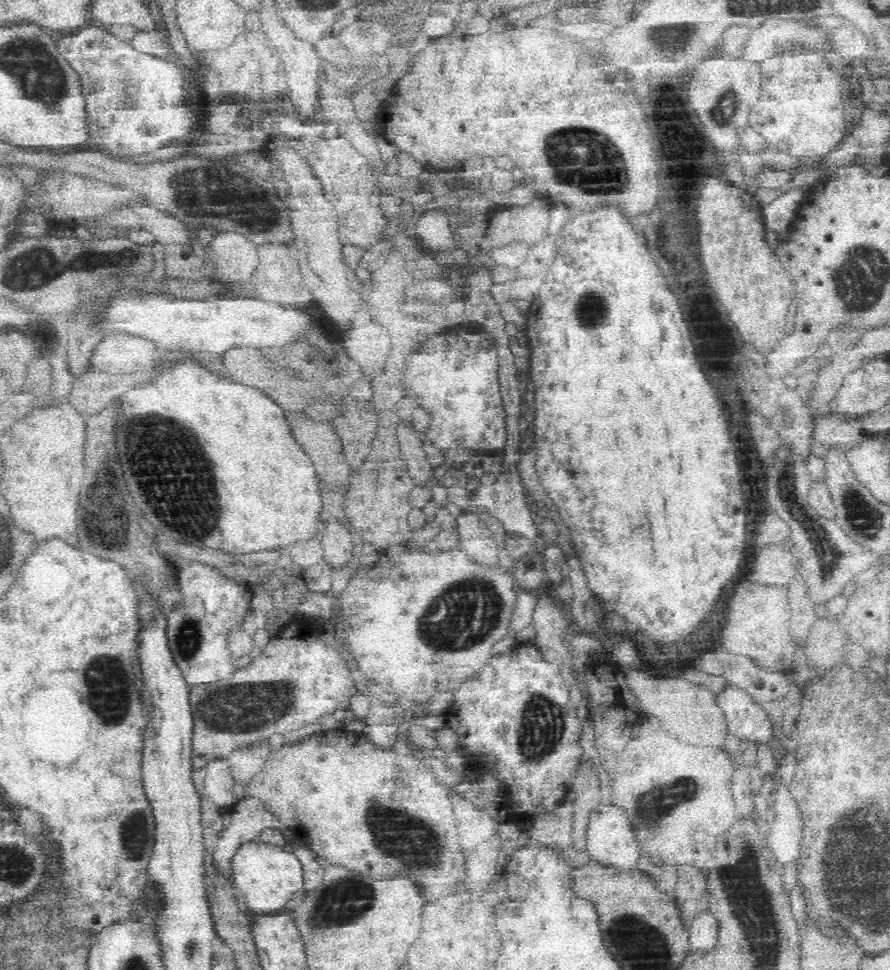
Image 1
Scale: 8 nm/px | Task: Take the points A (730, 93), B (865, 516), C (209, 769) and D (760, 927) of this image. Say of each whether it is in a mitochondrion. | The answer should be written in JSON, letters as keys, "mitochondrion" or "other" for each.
{"A":"mitochondrion","B":"mitochondrion","C":"other","D":"mitochondrion"}

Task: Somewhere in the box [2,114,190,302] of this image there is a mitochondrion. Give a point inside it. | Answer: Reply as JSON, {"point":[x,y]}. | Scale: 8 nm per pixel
{"point":[39,267]}

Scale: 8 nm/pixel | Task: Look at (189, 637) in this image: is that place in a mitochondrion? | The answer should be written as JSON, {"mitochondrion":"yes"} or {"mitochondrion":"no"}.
{"mitochondrion":"yes"}

